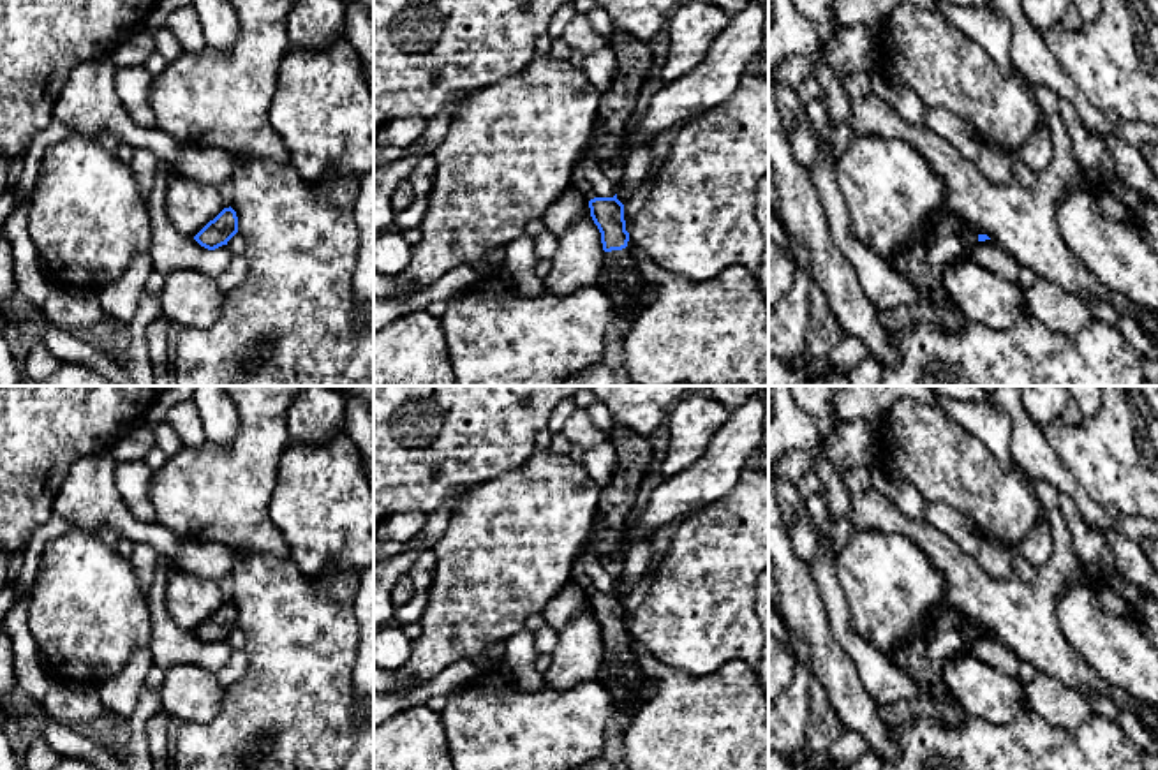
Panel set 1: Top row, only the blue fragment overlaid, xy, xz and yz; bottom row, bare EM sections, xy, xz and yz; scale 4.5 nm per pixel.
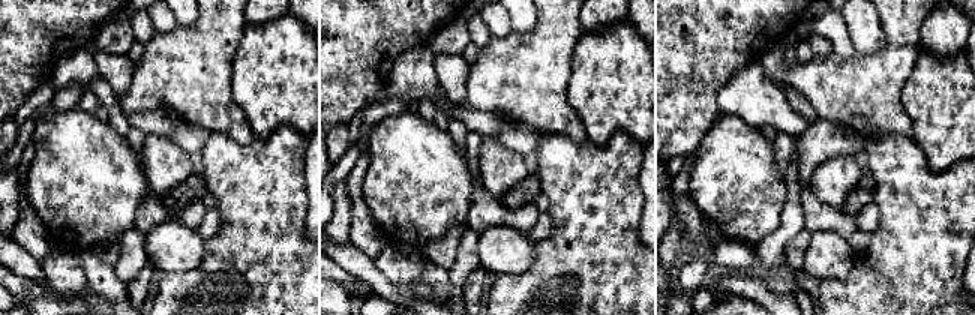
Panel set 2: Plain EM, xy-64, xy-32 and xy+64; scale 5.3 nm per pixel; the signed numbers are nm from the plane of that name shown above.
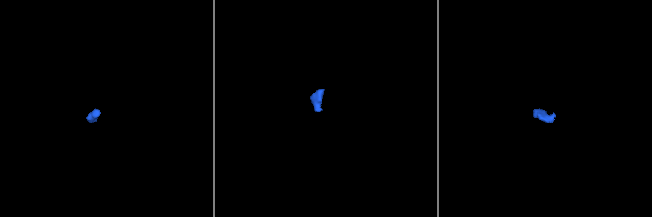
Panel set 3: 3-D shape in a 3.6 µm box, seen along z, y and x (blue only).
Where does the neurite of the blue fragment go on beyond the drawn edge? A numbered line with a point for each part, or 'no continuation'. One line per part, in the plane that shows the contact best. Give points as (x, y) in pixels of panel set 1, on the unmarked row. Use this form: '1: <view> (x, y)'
1: xz (600, 566)
2: xz (621, 675)

